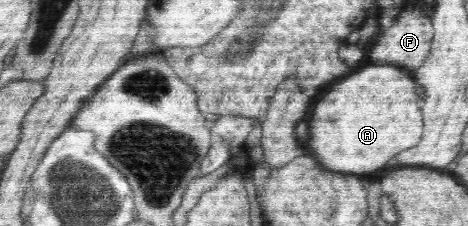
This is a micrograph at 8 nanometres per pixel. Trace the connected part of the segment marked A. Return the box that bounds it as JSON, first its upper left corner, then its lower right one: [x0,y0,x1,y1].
[306,62,424,174]

